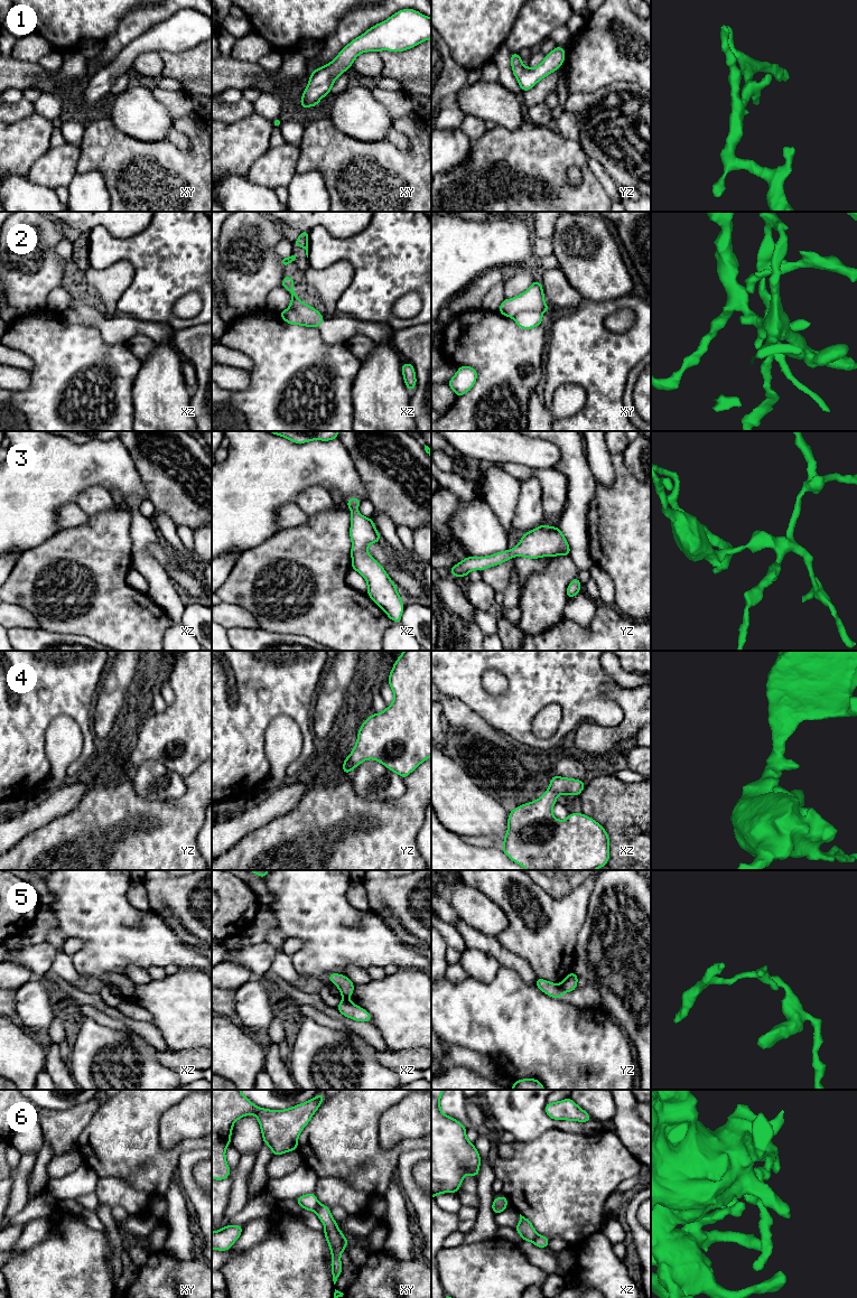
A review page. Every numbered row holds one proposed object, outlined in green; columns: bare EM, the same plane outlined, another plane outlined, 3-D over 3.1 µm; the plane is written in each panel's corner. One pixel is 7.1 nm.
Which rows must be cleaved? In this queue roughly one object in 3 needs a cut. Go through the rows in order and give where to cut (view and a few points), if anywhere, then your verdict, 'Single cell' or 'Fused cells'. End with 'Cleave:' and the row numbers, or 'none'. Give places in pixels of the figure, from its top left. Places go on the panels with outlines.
1: No split. Single cell
2: No split. Single cell
3: No split. Single cell
4: No split. Single cell
5: Split along yz (559, 984), (564, 992). Fused cells
6: Split along xy (318, 1203), (314, 1210). Fused cells
Cleave: 5, 6

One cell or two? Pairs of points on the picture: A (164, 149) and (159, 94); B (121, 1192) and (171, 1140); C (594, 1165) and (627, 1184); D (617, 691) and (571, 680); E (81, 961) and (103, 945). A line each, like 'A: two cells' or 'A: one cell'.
A: two cells
B: one cell
C: two cells
D: two cells
E: one cell

